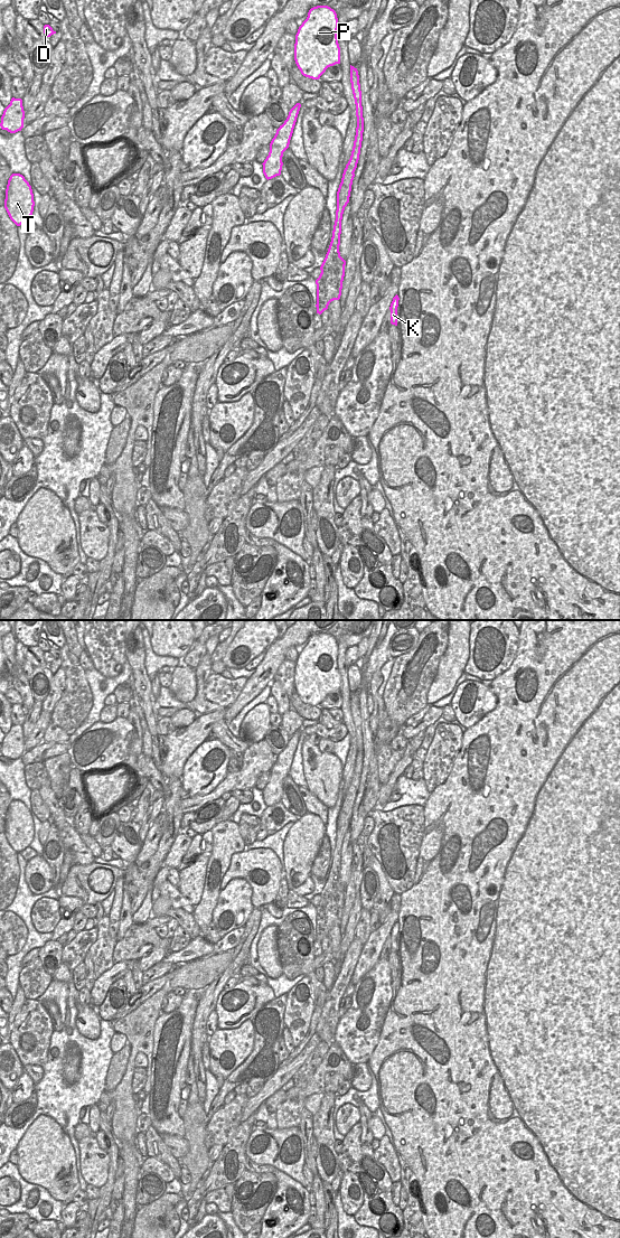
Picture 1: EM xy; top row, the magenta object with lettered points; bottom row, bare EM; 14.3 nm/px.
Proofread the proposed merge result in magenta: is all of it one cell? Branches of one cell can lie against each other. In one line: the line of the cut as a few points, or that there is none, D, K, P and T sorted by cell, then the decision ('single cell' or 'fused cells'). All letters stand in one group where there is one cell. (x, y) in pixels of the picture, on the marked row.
xy (353, 147), (356, 147), (359, 151) | D P T / K | fused cells

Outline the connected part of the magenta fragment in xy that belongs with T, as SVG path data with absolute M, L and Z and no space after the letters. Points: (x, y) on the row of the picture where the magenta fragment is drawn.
M12 173L6 189L4 208L10 219L20 226L30 218L34 212L31 186L20 173Z

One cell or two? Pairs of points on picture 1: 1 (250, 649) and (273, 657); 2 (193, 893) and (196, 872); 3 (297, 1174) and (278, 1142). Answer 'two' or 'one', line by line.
1: two
2: one
3: one

